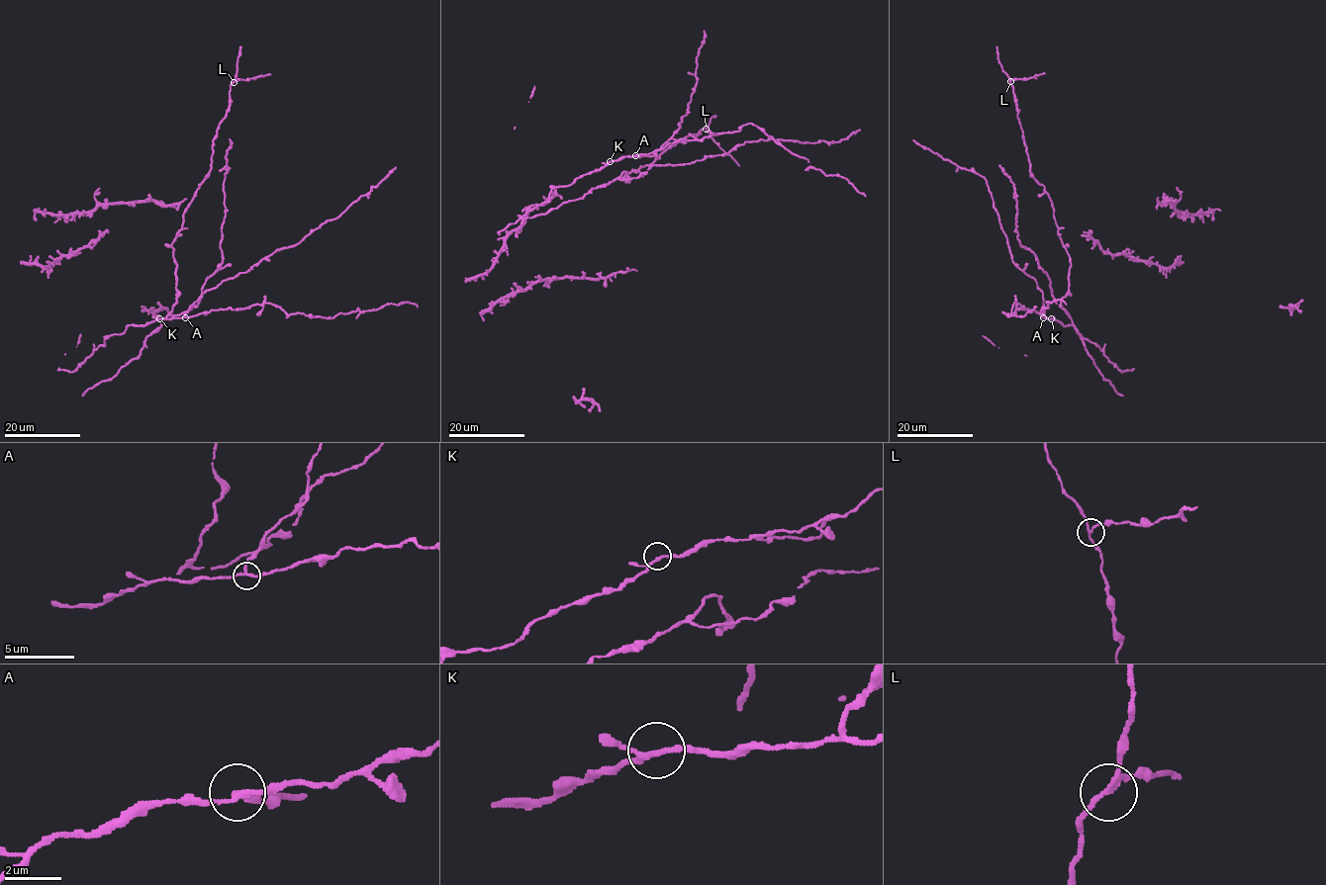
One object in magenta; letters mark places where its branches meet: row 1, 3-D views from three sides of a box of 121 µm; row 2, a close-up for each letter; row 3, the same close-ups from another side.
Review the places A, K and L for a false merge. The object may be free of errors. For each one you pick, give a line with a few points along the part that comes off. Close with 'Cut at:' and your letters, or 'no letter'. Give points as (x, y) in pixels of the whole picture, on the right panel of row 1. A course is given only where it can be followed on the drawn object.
L: foreign part runs (1010, 82), (1044, 73)
Cut at: L

